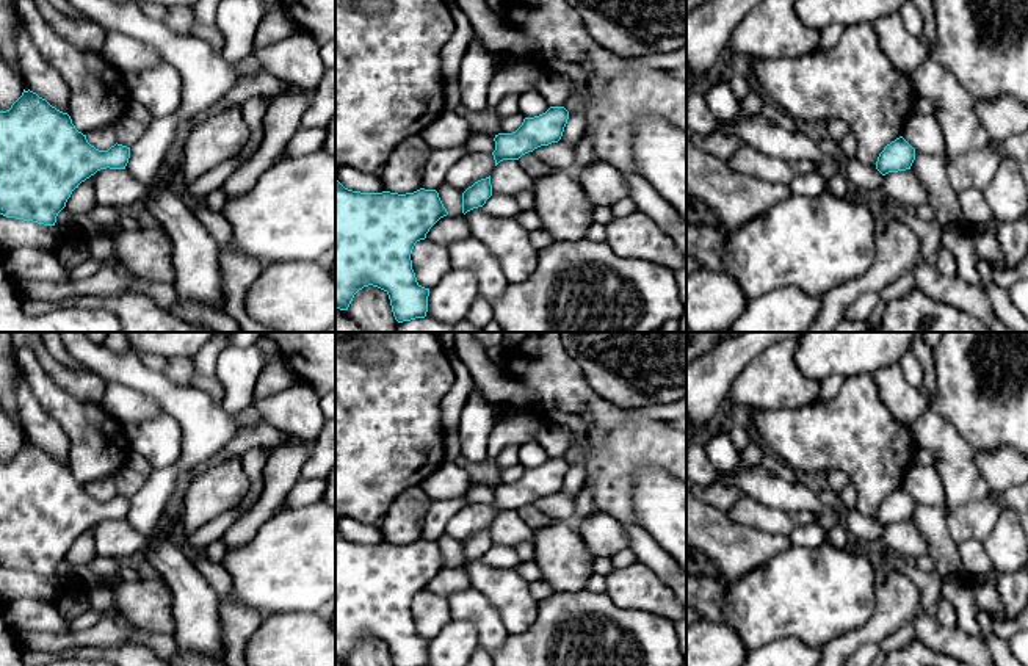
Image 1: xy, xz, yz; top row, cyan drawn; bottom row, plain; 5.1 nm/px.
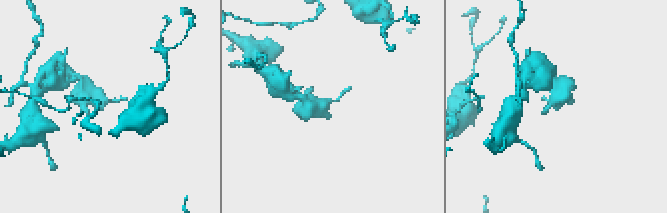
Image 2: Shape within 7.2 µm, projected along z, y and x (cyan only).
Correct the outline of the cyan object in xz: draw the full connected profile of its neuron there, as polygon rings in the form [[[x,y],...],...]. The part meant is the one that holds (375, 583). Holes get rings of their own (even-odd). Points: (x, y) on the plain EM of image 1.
[[[335,530],[335,660],[348,661],[354,646],[373,636],[389,646],[393,666],[426,666],[429,639],[417,633],[411,605],[447,566],[436,541],[360,544]]]

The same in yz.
[[[896,489],[884,498],[876,512],[876,520],[885,527],[910,520],[915,511],[915,500],[903,489]]]

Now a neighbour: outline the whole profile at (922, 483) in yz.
[[[912,465],[904,476],[903,489],[917,503],[945,509],[943,484],[934,465]]]

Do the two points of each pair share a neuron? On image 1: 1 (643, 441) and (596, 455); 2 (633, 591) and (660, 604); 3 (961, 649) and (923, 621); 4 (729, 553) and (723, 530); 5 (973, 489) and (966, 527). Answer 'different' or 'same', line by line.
1: same
2: same
3: same
4: same
5: different

